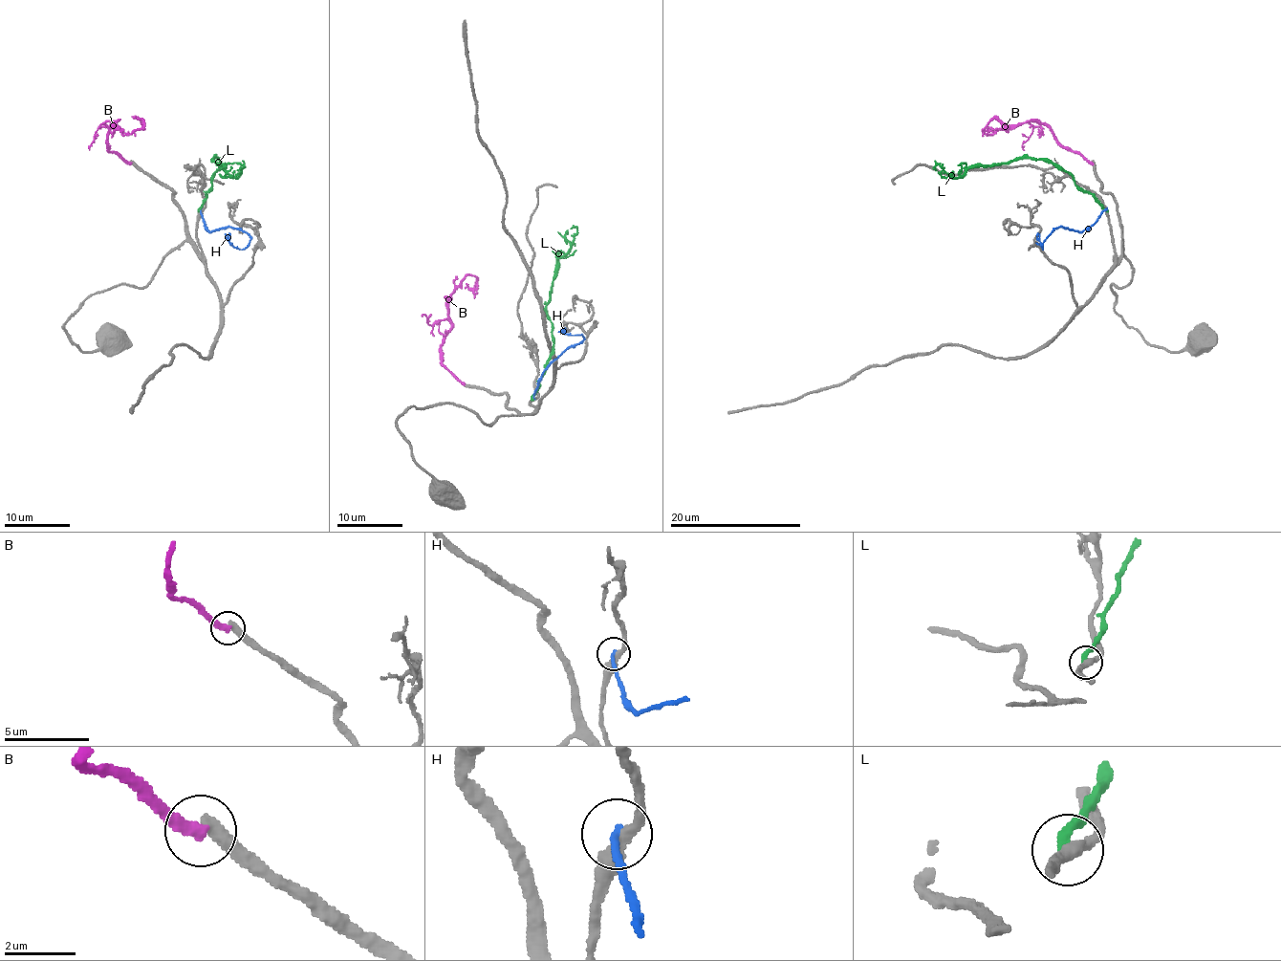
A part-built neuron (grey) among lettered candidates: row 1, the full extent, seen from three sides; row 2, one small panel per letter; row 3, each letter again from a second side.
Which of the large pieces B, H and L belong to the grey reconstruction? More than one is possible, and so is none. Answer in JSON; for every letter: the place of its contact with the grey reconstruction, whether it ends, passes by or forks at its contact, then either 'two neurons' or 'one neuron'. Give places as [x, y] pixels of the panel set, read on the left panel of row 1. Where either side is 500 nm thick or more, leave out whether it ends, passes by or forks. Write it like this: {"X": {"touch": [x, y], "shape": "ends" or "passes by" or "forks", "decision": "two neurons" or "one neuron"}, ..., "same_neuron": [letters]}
{"B": {"touch": [130, 163], "shape": "ends", "decision": "two neurons"}, "H": {"touch": [201, 209], "shape": "ends", "decision": "two neurons"}, "L": {"touch": [199, 210], "shape": "ends", "decision": "two neurons"}, "same_neuron": []}

